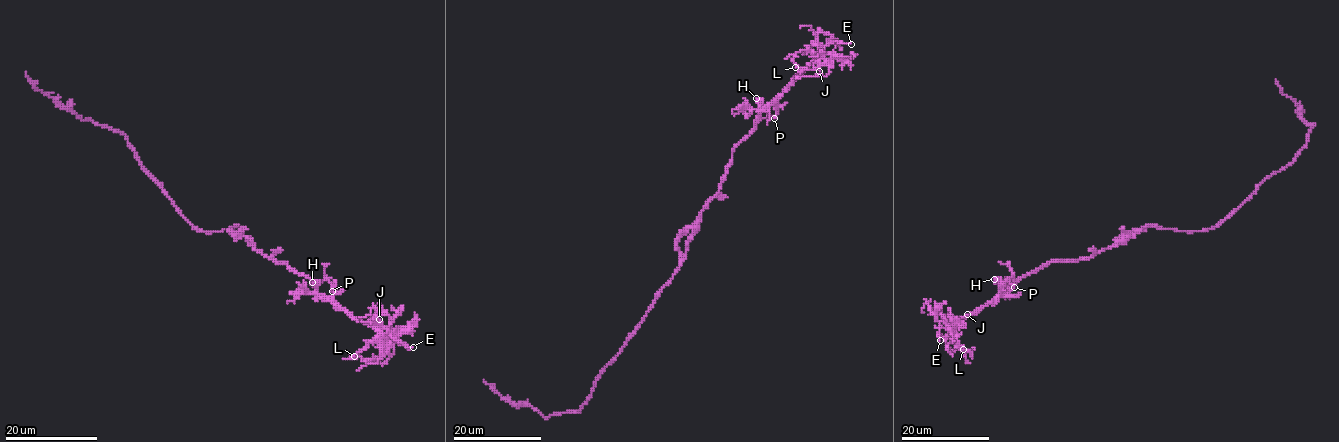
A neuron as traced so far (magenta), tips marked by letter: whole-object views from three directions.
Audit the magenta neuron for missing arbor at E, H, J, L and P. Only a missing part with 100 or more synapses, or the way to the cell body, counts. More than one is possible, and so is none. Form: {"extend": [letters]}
{"extend": ["E"]}

